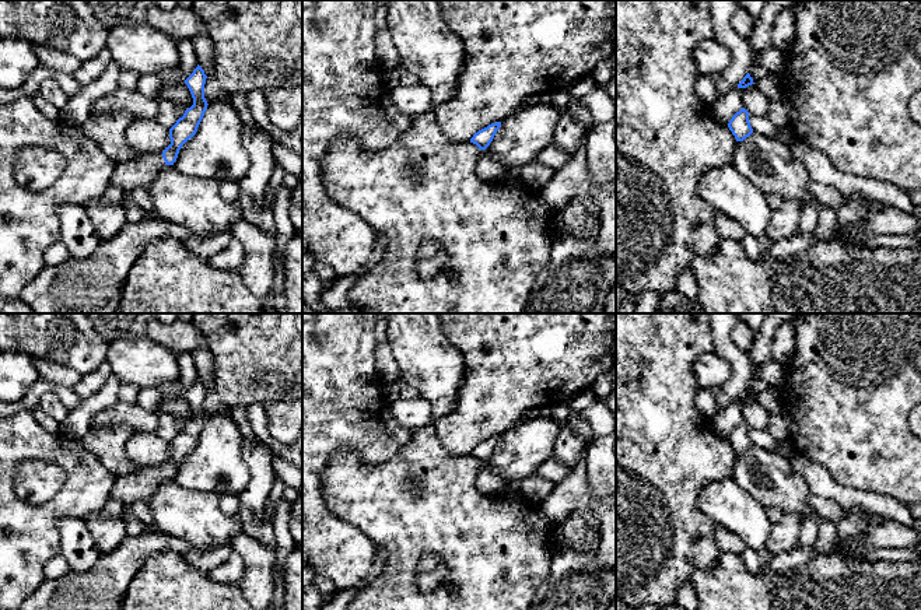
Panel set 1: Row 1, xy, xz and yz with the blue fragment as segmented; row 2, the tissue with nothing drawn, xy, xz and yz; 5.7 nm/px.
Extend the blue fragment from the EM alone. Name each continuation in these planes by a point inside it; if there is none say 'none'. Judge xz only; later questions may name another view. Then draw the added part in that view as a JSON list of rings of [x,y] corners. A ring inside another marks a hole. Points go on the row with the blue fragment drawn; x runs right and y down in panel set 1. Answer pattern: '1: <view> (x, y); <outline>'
none

